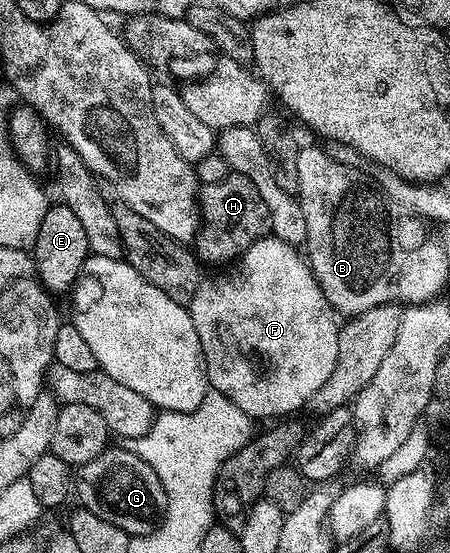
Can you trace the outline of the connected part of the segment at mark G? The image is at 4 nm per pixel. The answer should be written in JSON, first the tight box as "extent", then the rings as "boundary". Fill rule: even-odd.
{"extent":[75,445,167,537],"boundary":[[[116,445],[110,446],[101,454],[98,459],[85,463],[79,468],[75,475],[75,495],[81,498],[80,503],[84,510],[95,513],[95,517],[103,517],[103,521],[108,521],[110,525],[115,525],[123,529],[130,537],[138,535],[149,535],[157,527],[161,526],[165,510],[167,509],[167,493],[151,465],[137,456],[136,451],[126,449]]]}

